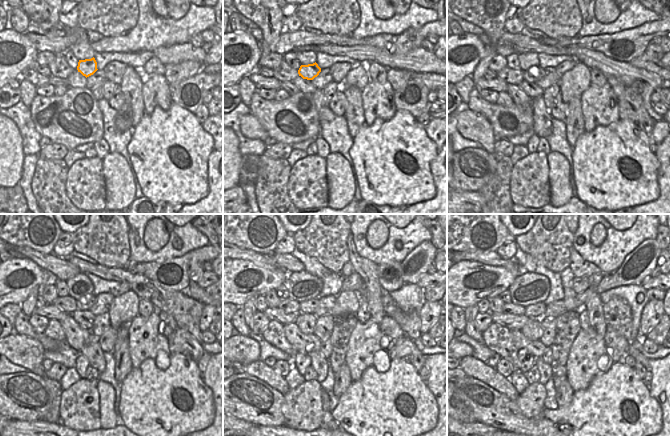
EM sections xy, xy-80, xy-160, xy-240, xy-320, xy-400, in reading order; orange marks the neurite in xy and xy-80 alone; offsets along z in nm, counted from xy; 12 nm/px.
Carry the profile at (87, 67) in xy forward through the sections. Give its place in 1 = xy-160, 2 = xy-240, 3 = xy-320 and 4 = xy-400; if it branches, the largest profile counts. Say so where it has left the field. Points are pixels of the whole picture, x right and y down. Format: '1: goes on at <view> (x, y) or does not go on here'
1: goes on at xy-160 (533, 74)
2: goes on at xy-240 (84, 304)
3: goes on at xy-320 (309, 306)
4: goes on at xy-400 (535, 311)

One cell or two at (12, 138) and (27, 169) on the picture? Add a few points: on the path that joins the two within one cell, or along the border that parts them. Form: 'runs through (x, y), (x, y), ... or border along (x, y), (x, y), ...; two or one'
border along (25, 156), (22, 175), (17, 183); two

